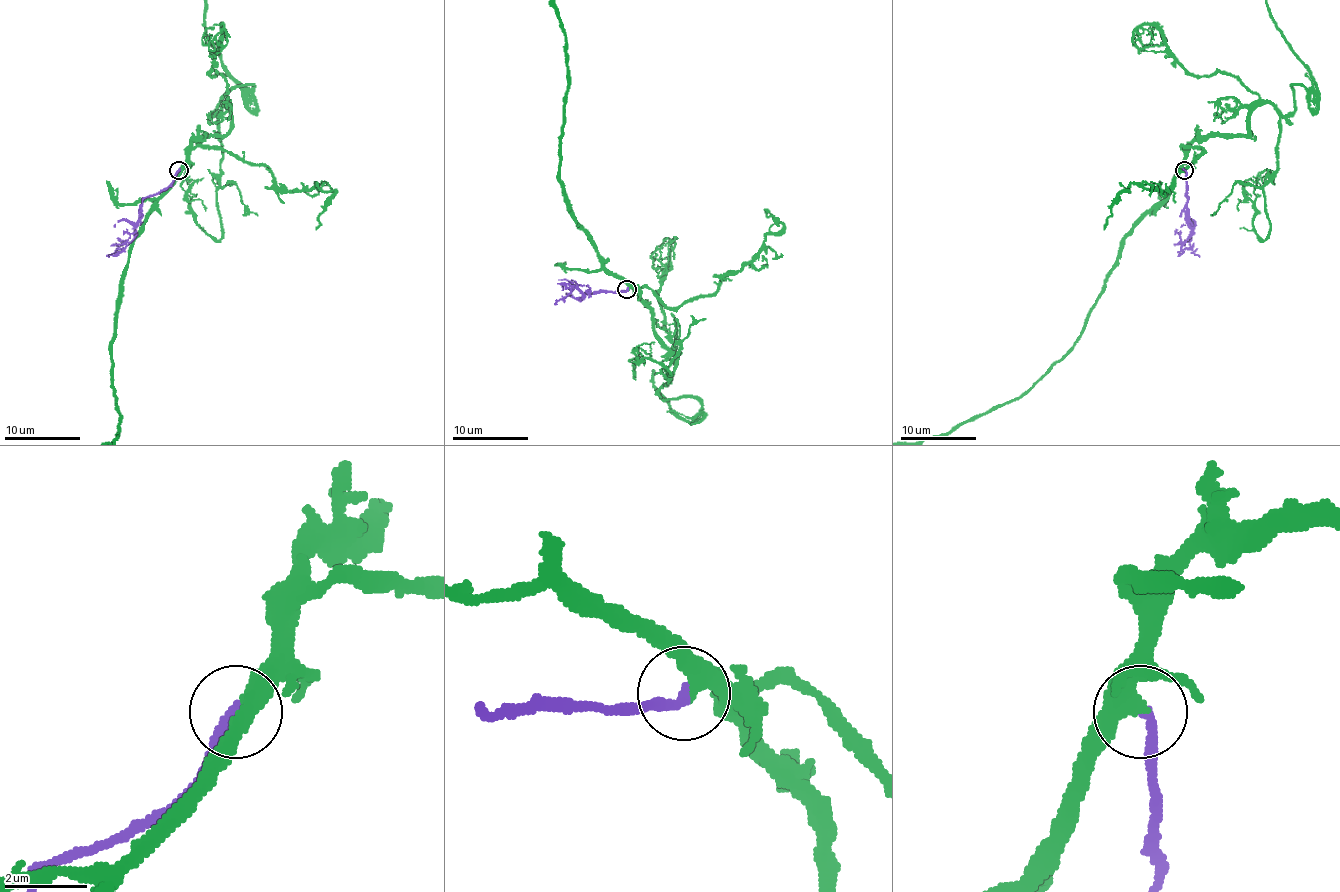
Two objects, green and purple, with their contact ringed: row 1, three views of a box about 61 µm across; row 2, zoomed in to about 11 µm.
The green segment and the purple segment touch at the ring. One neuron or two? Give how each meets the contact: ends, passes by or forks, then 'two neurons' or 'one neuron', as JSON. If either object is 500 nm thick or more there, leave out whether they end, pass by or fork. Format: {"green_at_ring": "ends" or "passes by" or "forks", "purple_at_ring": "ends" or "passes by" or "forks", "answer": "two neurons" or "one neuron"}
{"green_at_ring": "passes by", "purple_at_ring": "ends", "answer": "two neurons"}

